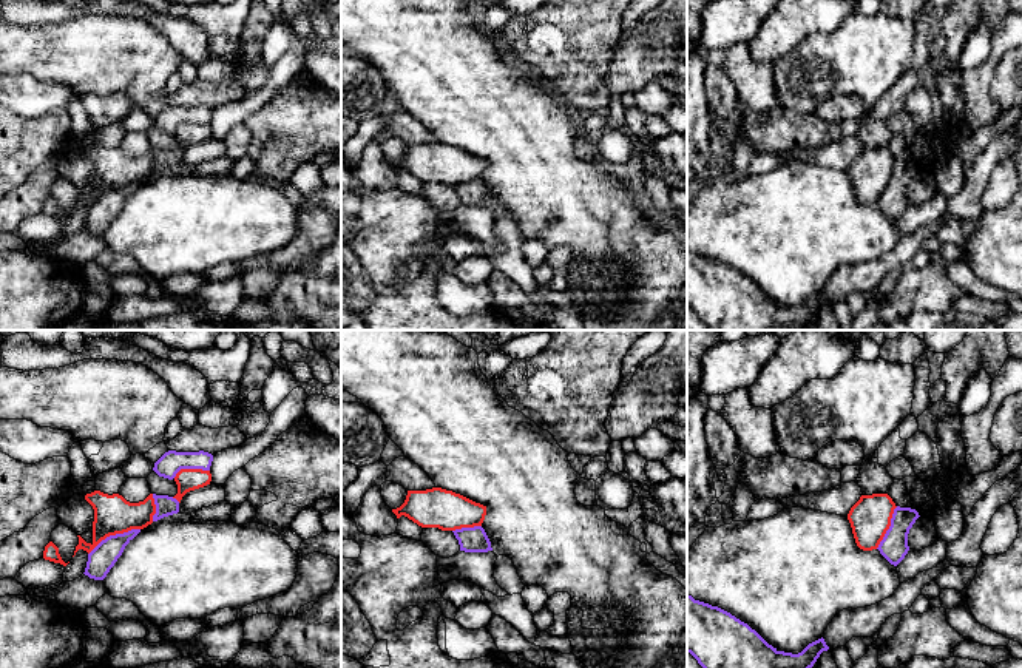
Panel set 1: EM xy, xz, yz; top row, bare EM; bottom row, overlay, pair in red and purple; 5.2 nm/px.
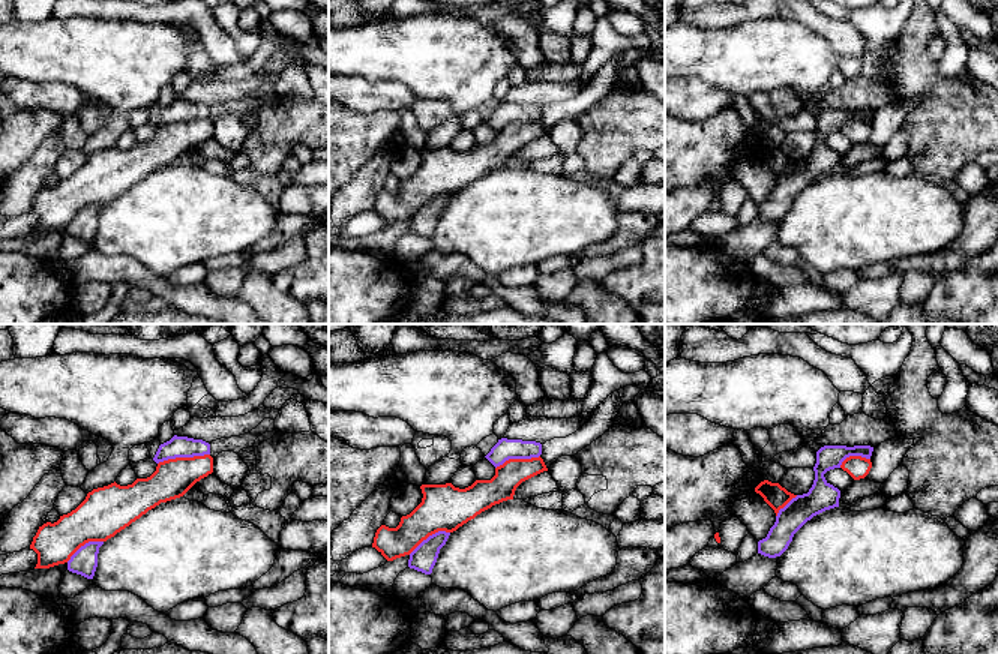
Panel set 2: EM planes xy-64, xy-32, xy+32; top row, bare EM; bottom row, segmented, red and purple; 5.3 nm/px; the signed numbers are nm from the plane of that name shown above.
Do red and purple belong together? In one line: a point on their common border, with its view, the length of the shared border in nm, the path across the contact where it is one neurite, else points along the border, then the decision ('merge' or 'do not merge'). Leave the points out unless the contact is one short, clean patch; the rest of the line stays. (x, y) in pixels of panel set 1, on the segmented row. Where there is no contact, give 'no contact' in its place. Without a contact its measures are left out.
meets red in xy at (113, 534); contact 300 nm long; do not merge

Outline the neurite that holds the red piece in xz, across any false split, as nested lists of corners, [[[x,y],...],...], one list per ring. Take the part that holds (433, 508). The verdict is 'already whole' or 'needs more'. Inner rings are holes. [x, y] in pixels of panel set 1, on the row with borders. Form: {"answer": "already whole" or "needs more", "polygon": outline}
{"answer": "already whole", "polygon": [[[432,488],[426,491],[408,491],[404,503],[392,509],[392,512],[397,518],[404,515],[421,528],[455,531],[482,526],[486,506],[452,491]]]}

